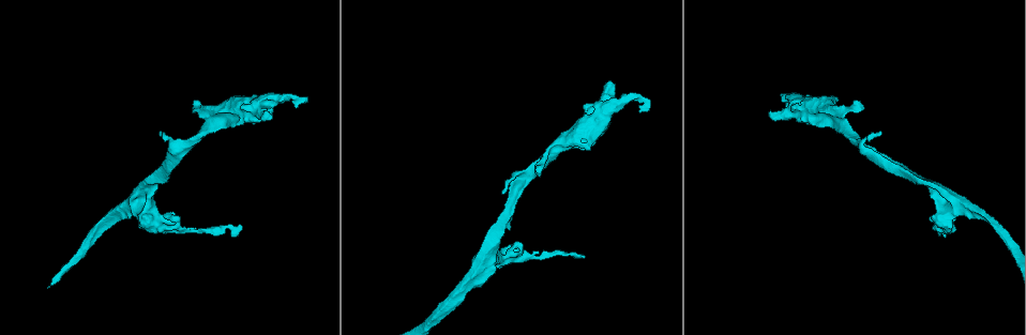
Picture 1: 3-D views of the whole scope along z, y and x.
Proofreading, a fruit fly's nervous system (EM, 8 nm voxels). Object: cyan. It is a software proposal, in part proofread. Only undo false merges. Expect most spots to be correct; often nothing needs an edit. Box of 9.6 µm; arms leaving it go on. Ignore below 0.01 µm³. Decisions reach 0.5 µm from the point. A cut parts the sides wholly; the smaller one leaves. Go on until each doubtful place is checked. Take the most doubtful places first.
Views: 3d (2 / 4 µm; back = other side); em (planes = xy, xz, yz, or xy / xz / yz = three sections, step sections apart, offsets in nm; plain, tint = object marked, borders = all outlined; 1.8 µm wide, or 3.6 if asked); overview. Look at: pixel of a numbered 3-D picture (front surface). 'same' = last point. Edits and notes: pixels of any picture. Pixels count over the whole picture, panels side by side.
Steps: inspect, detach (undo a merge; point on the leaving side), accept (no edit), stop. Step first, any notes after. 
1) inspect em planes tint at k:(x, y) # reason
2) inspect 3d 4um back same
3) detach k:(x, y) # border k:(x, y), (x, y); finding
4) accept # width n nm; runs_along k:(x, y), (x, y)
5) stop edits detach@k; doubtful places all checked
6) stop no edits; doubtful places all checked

inspect em 3.6um xz step 8 tint at 1:(152, 203) # three-way junction

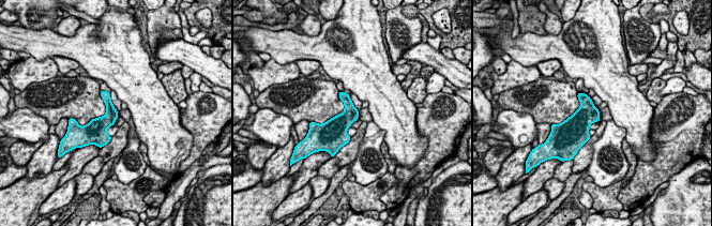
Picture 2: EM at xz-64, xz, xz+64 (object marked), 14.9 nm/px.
inspect em 3.6um planes borders same # another direction

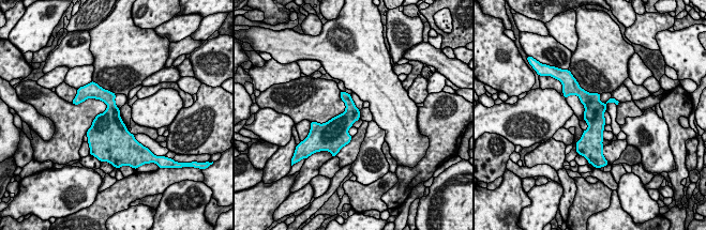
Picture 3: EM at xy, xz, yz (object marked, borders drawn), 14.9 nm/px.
accept # continuous, no second neuron

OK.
inspect 3d 2um at 1:(516, 257) # thick turns thin

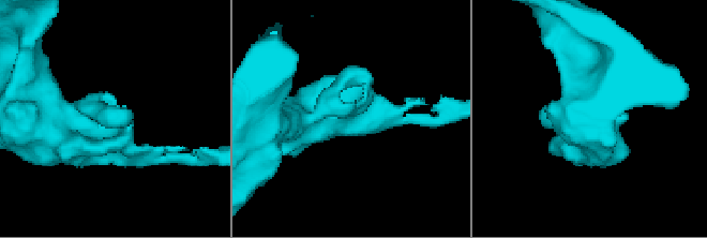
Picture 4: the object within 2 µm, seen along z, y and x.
inspect em xz step 16 tint at 4:(115, 144) # now the EM

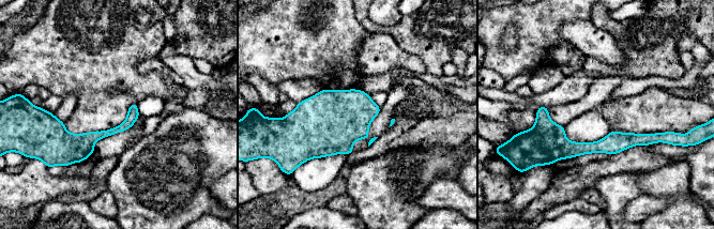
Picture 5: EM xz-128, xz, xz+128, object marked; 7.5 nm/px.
accept # width 70 nm; one neuron here

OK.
inspect 3d 4um at 1:(259, 106) # thick turns thin

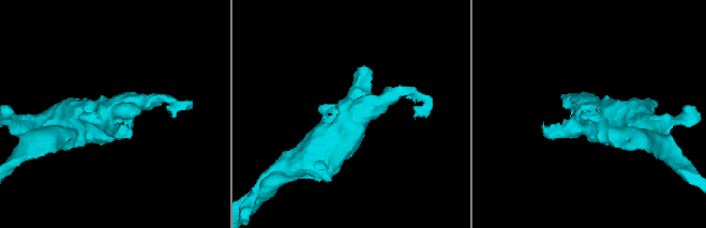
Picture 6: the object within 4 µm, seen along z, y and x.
inspect em 3.6um xz step 4 plain at 6:(349, 126) # arms 3; arm_widths 240, 300, 340 nm

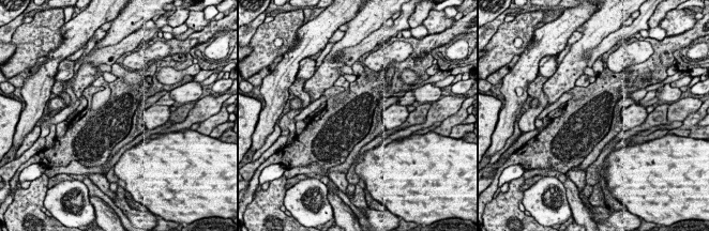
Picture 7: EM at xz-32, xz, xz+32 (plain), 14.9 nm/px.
inspect em 3.6um xz step 4 tint same

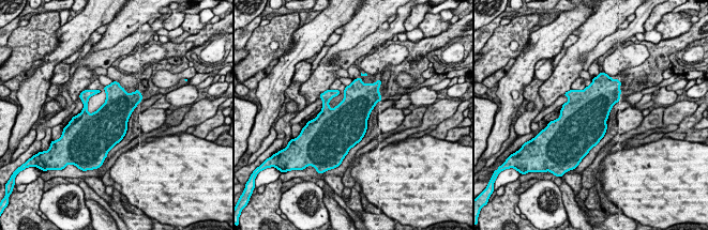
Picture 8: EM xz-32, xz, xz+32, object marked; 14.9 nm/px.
accept # one neuron here

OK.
stop no edits; doubtful places all checked

